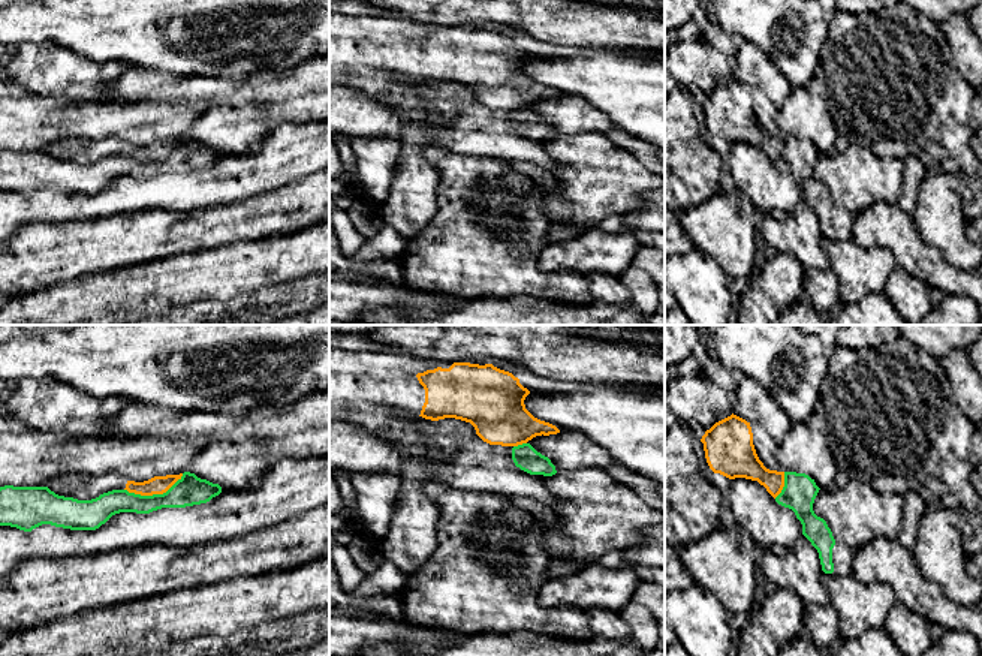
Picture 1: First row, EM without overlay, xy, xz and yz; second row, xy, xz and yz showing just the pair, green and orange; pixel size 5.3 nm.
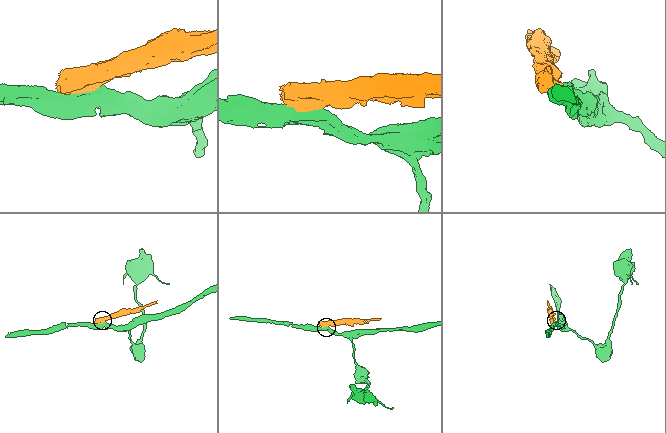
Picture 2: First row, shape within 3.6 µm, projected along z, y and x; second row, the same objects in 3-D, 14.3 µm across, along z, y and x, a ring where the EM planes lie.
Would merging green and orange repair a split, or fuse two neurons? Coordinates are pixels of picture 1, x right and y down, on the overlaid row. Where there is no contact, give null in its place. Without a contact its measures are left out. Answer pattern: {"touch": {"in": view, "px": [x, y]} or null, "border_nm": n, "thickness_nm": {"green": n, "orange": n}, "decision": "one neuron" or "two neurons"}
{"touch": {"in": "xy", "px": [153, 494]}, "border_nm": 340, "thickness_nm": {"green": 160, "orange": 100}, "decision": "two neurons"}

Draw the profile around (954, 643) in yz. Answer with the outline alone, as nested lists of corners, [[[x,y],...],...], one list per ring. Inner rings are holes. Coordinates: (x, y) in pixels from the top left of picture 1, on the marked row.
[[[946,628],[922,656],[981,656],[981,646],[969,631]]]

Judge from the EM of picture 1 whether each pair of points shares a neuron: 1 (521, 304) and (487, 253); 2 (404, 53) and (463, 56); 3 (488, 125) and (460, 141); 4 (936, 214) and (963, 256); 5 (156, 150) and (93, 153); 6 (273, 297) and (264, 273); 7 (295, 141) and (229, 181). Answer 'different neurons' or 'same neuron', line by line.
1: different neurons
2: same neuron
3: same neuron
4: same neuron
5: same neuron
6: different neurons
7: same neuron

